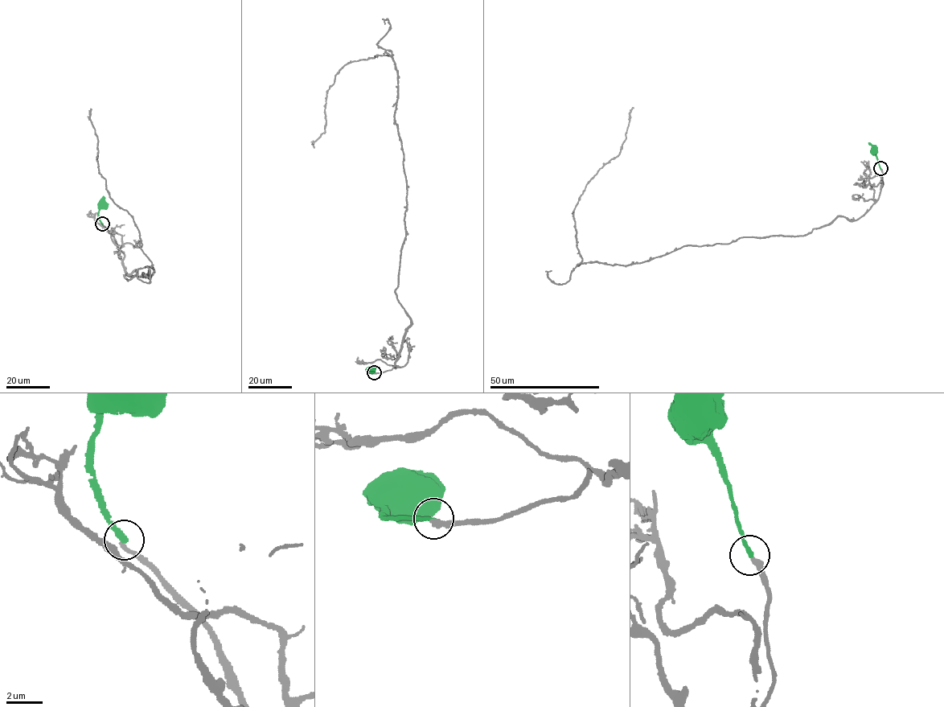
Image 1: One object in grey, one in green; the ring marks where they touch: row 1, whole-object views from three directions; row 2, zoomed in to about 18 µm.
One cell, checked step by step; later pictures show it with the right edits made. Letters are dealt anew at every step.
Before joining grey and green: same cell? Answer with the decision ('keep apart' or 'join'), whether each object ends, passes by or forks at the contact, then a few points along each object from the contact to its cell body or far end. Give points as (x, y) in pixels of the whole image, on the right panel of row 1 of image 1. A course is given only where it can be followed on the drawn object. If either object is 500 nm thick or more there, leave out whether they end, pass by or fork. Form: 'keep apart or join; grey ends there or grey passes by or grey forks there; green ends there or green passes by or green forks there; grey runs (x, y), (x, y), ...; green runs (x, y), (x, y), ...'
keep apart; grey ends there; green ends there; grey runs (880, 168), (878, 200), (855, 219), (576, 265), (573, 210), (618, 155), (634, 108); green runs (880, 168), (872, 150)

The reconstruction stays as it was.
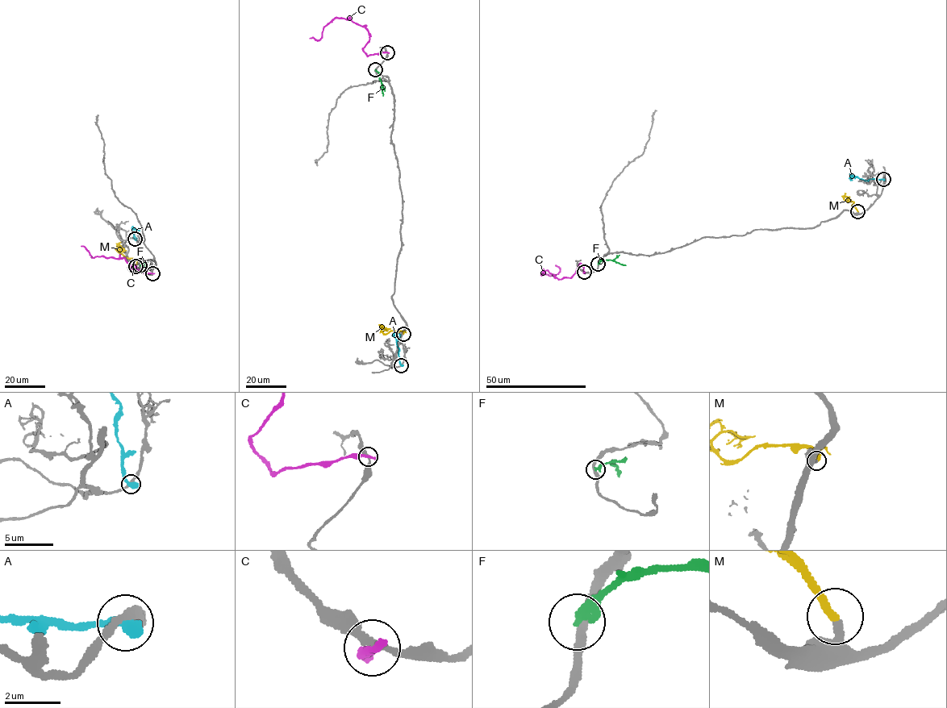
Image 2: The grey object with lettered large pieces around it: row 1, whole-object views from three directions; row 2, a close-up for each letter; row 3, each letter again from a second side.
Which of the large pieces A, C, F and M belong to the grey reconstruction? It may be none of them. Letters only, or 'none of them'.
M

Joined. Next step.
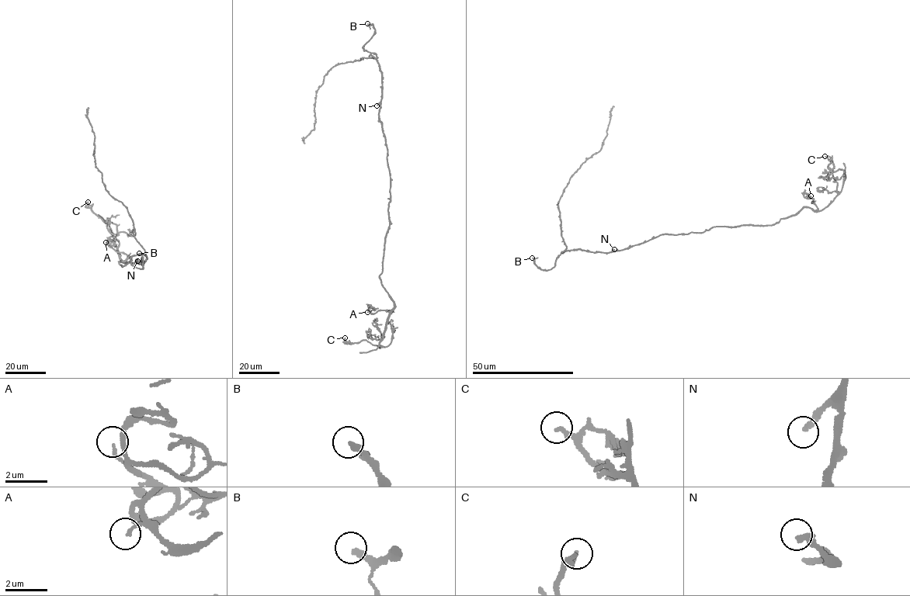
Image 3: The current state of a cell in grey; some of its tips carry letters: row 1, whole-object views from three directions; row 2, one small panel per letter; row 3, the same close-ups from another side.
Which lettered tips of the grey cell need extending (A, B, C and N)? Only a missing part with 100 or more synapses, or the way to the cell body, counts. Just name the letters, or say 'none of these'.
B

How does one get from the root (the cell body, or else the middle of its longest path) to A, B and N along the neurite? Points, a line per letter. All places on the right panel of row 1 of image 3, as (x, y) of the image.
A: (643, 242), (665, 233), (701, 233), (716, 226), (773, 225), (803, 207), (817, 210), (811, 195)
B: (643, 242), (607, 252), (580, 249), (564, 251), (556, 259), (555, 265), (547, 270), (541, 269), (532, 258)
N: (643, 242), (623, 250), (613, 251), (614, 249)

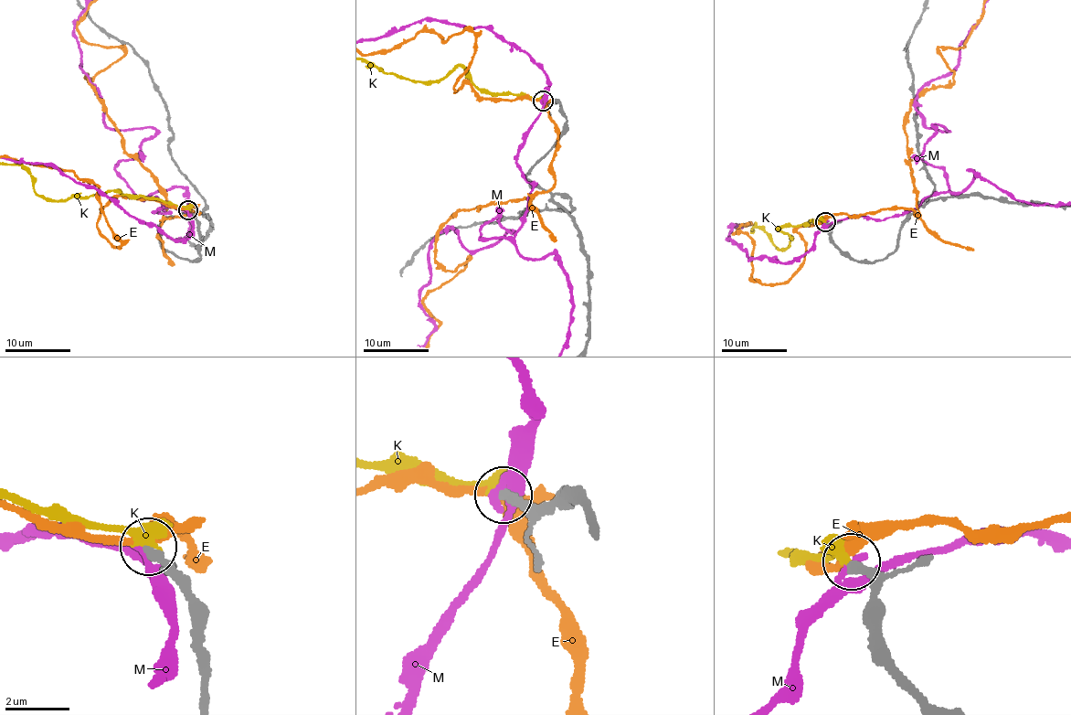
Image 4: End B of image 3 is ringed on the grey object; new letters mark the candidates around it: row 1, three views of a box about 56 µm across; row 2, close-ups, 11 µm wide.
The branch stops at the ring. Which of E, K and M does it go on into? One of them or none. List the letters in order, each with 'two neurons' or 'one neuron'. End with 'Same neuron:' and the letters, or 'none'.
E: two neurons
K: one neuron
M: two neurons
Same neuron: K

